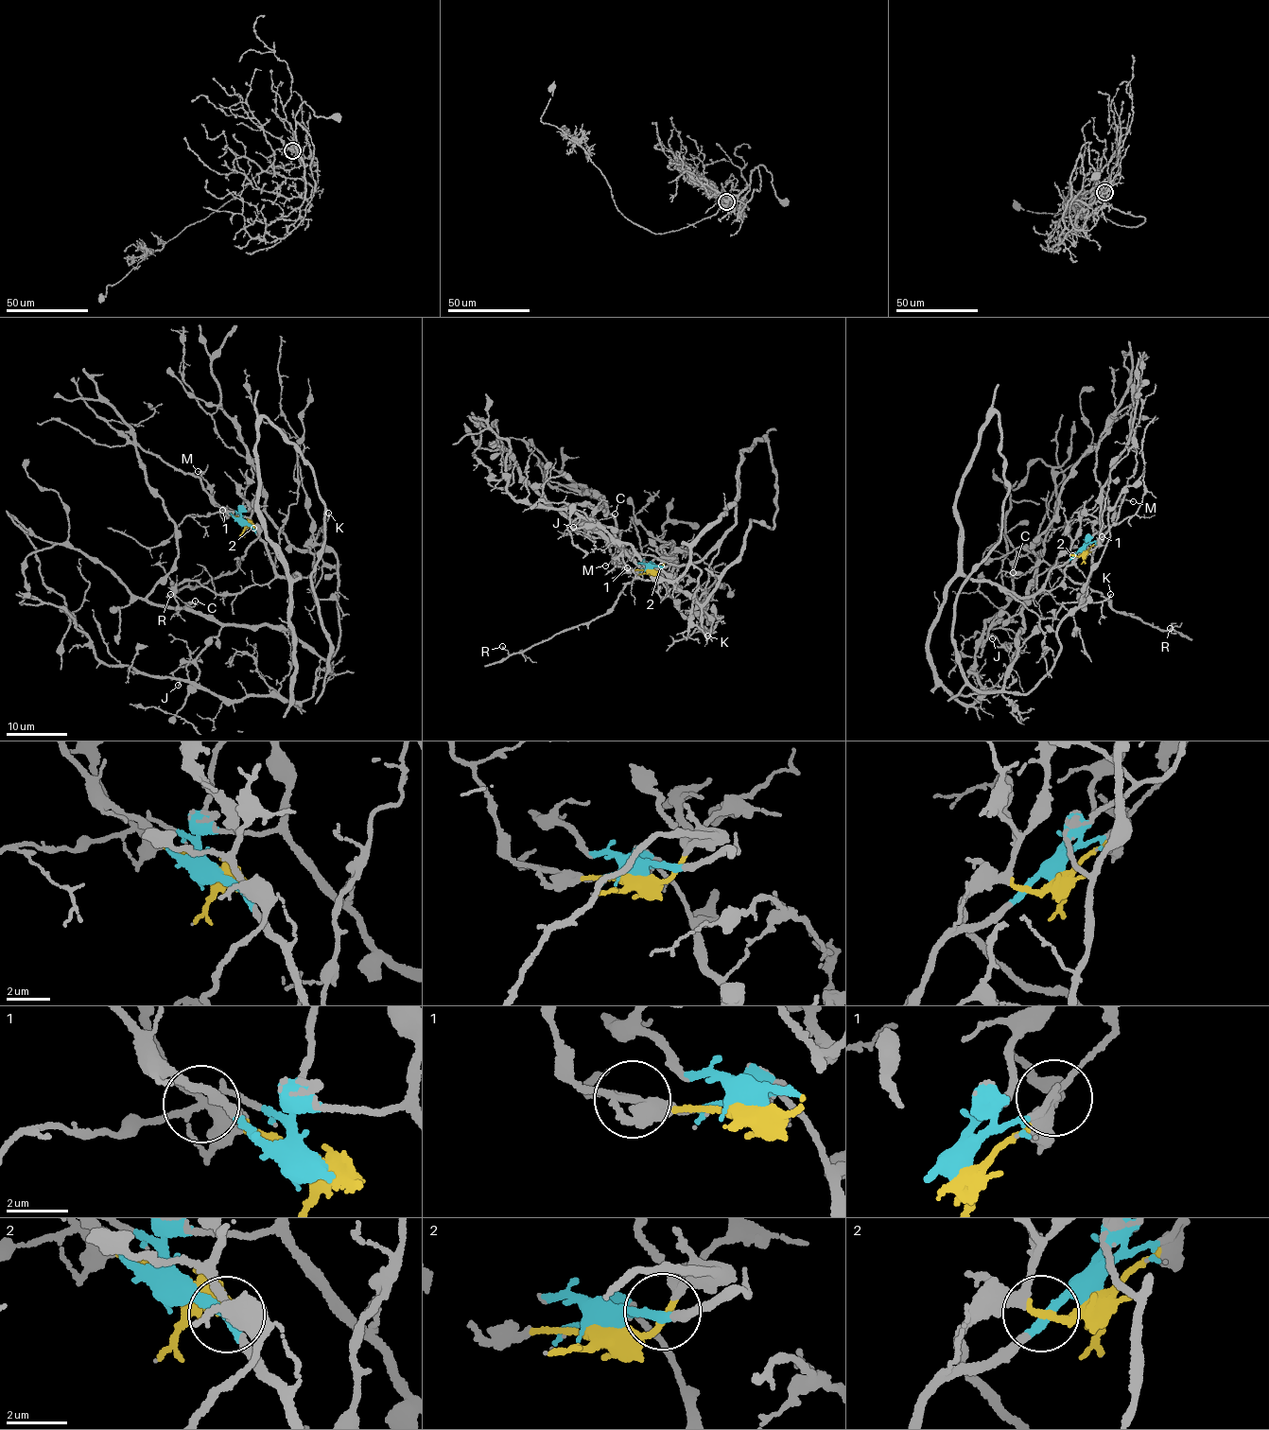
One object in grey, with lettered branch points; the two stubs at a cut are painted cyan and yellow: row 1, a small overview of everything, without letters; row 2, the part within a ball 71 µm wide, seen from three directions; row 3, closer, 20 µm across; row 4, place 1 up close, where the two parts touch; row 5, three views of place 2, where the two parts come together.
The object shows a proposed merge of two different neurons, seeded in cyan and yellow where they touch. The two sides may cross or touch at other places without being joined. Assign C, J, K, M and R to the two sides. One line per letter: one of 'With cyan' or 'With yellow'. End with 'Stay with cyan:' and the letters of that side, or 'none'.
C: With cyan
J: With cyan
K: With cyan
M: With yellow
R: With yellow
Stay with cyan: C, J, K

